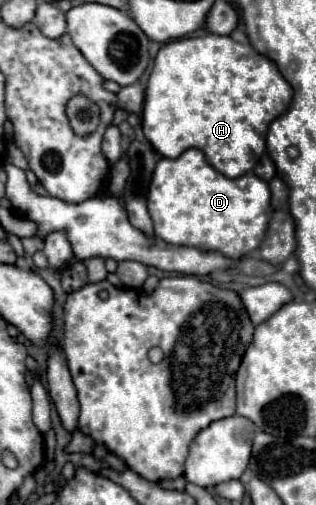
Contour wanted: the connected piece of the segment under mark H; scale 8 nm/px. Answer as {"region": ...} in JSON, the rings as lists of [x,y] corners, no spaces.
{"region":[[[212,33],[182,37],[166,43],[154,59],[142,109],[142,131],[160,155],[176,159],[186,149],[196,147],[216,171],[234,179],[254,169],[266,149],[264,139],[268,125],[290,107],[290,101],[292,87],[280,71],[276,71],[276,65],[270,59],[264,59],[264,55],[252,51],[248,43],[242,45],[230,37]]]}

